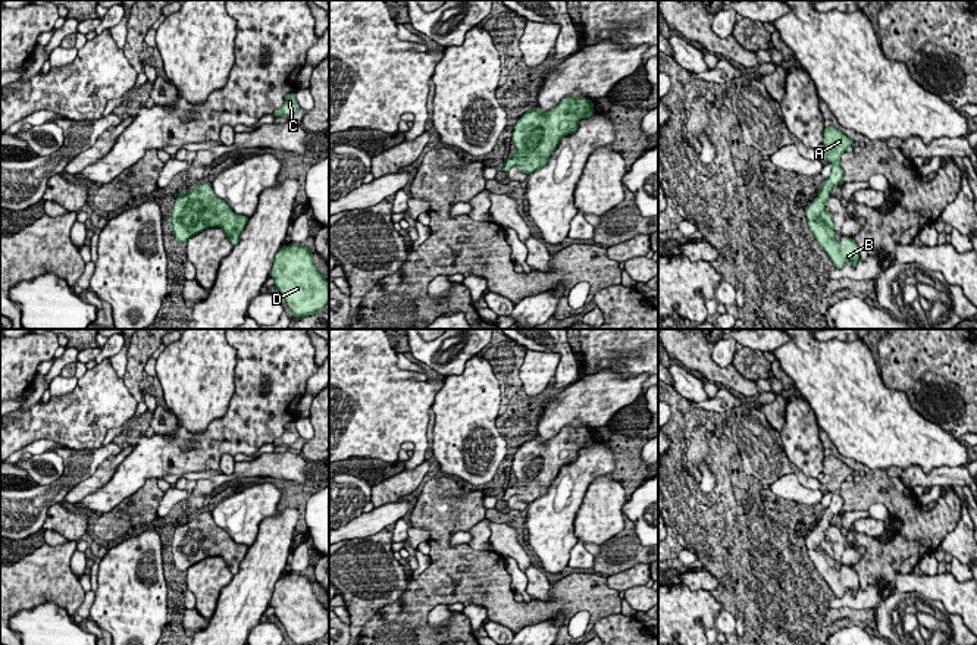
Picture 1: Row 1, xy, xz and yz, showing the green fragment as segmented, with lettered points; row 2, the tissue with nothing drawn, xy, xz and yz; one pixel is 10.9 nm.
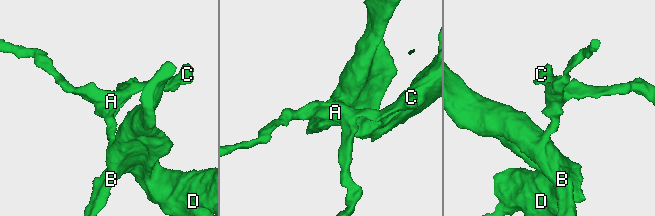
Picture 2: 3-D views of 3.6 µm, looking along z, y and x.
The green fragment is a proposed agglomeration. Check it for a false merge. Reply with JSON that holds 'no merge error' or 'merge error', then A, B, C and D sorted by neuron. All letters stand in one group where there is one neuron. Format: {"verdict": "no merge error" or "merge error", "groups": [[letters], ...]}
{"verdict": "no merge error", "groups": [["A", "B", "C", "D"]]}

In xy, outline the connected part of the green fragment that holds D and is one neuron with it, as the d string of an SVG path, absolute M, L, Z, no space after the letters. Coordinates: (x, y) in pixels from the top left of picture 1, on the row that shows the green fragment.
M300 244L284 245L273 259L270 276L297 319L322 311L329 303L329 282L313 263L311 251Z

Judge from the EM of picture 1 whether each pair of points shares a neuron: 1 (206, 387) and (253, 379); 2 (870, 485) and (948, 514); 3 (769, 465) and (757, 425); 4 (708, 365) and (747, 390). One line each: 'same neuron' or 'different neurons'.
1: different neurons
2: same neuron
3: same neuron
4: same neuron

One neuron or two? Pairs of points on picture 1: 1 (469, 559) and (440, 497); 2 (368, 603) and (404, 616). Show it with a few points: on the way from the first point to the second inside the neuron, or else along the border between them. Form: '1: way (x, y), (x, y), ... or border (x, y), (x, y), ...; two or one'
1: way (451, 551), (441, 539), (441, 514); one
2: border (406, 582), (401, 595), (382, 606), (360, 629); two

